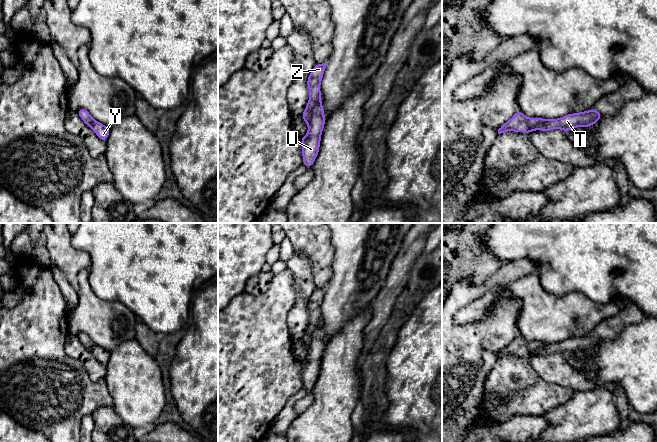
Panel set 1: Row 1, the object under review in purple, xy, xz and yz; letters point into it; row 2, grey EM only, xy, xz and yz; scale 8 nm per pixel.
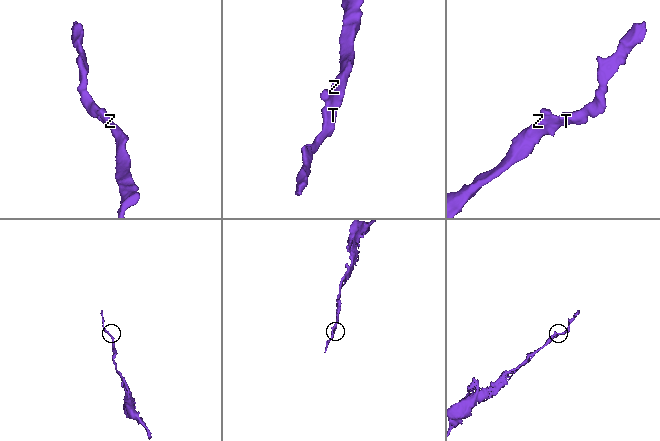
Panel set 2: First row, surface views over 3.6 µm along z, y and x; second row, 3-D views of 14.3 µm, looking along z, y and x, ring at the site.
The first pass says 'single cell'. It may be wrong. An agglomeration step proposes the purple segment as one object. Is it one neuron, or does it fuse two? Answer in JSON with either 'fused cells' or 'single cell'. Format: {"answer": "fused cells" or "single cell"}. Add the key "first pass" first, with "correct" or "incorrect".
{"first pass": "correct", "answer": "single cell"}

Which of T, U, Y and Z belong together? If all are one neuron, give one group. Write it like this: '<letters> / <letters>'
T U Y Z

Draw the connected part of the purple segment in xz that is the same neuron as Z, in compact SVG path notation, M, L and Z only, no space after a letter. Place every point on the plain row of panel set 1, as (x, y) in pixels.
M326 286L315 288L310 297L307 310L310 315L309 326L306 333L301 339L303 344L308 348L308 358L301 361L303 388L312 392L313 387L318 379L321 358L325 348L324 332L321 327L320 307L326 292Z

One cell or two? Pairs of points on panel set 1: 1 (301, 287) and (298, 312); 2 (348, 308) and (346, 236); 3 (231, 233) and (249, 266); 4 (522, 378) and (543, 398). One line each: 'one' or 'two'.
1: one
2: one
3: one
4: one

